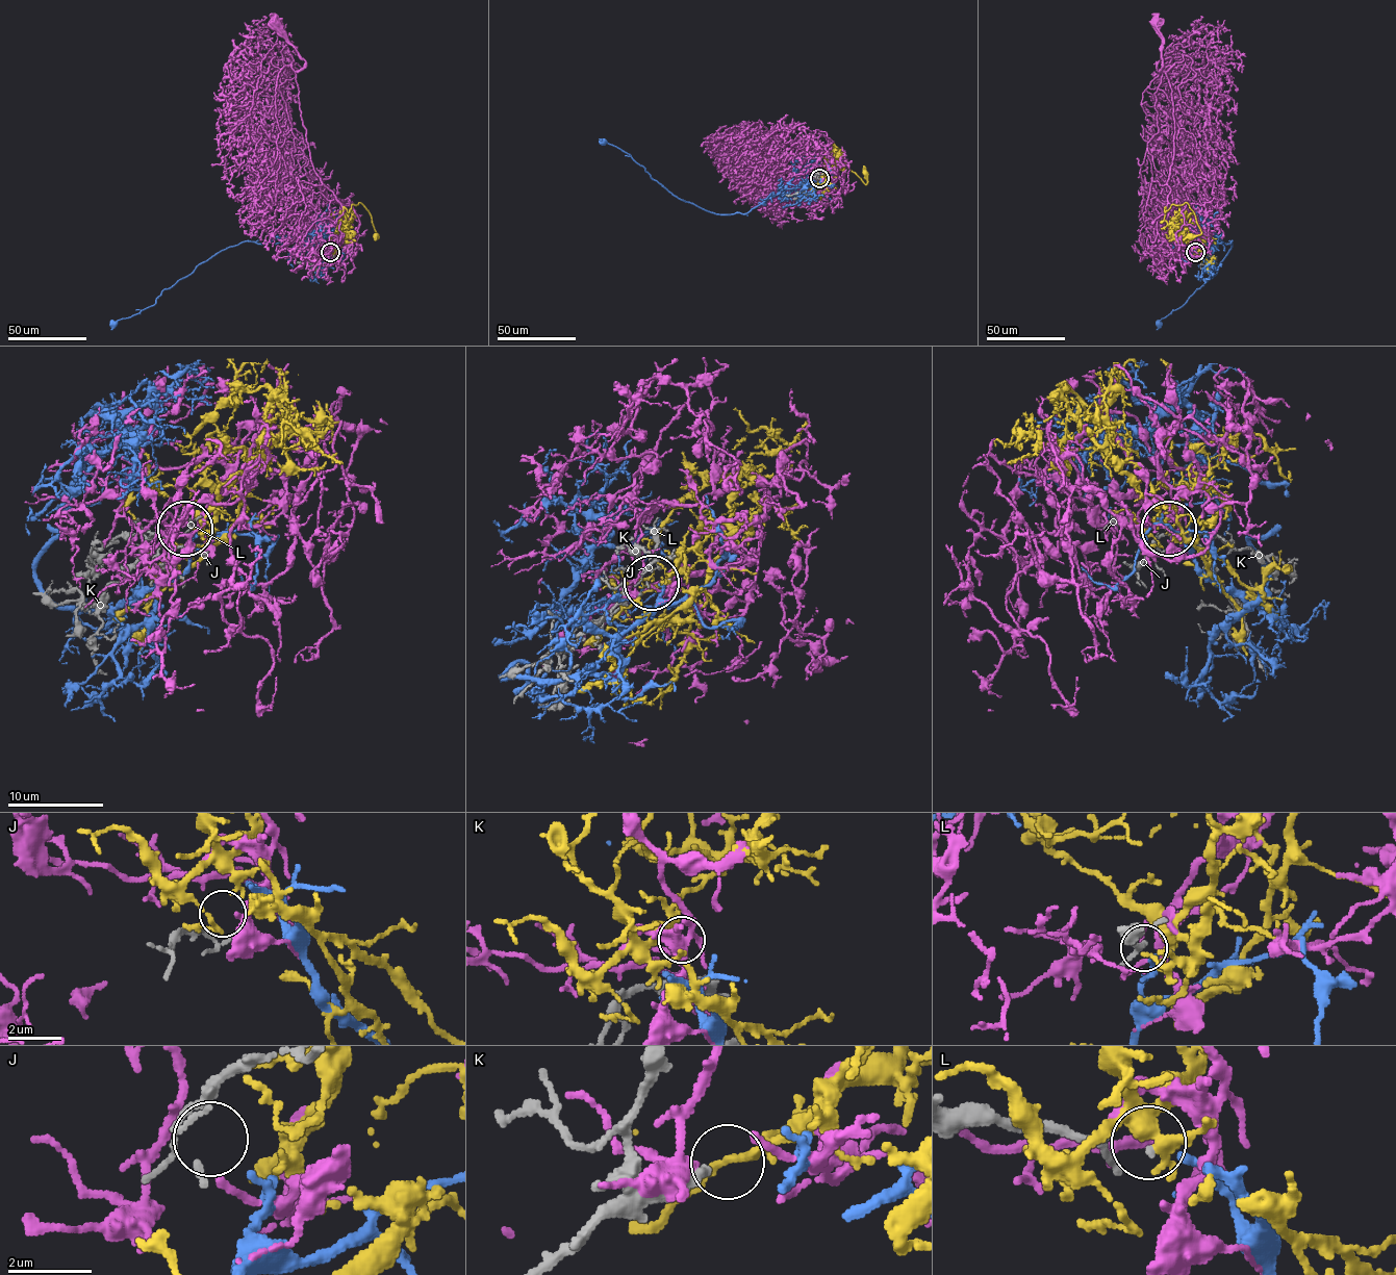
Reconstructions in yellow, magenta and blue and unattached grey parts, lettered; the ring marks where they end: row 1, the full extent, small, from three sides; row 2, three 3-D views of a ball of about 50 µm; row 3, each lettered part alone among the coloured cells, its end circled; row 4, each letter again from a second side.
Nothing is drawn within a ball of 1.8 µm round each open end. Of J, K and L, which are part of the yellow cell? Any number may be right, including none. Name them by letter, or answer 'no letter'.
K

